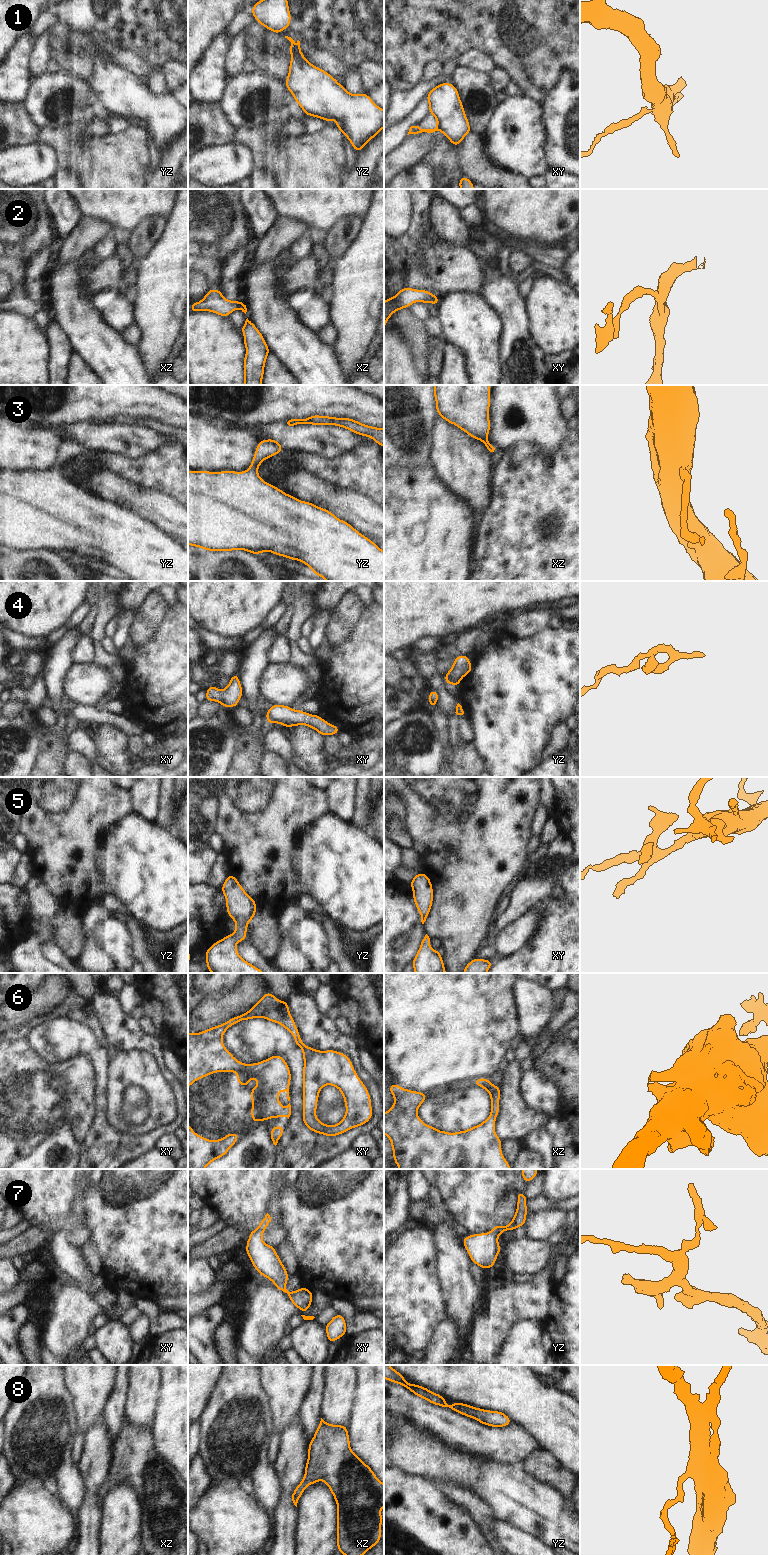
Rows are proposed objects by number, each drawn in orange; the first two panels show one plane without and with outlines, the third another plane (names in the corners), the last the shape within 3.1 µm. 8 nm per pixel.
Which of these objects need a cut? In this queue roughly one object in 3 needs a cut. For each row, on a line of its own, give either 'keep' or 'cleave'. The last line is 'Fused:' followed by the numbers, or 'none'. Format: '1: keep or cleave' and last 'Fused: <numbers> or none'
1: cleave
2: keep
3: keep
4: keep
5: keep
6: keep
7: keep
8: keep
Fused: 1

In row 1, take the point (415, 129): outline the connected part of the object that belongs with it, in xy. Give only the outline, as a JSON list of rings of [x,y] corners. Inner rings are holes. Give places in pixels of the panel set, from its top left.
[[[437,123],[437,126],[434,129],[421,129],[417,124],[413,125],[410,127],[409,132],[407,135],[409,134],[418,134],[418,133],[422,133],[422,132],[427,132],[427,133],[433,133],[435,131],[439,130],[439,124]]]

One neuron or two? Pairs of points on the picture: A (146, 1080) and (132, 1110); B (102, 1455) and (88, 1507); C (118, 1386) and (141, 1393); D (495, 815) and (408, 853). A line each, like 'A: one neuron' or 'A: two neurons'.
A: one neuron
B: one neuron
C: two neurons
D: two neurons

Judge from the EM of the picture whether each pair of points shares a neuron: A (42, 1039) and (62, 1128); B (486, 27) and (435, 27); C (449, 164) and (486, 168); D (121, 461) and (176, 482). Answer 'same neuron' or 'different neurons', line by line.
A: different neurons
B: same neuron
C: same neuron
D: same neuron

